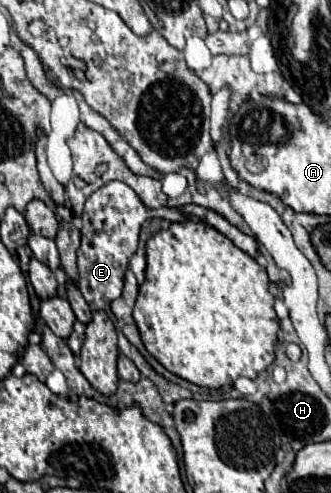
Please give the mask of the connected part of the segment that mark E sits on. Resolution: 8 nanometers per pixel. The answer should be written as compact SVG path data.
M109 182L97 192L93 192L83 210L83 228L81 228L81 248L77 250L77 266L79 266L79 292L87 300L93 312L105 310L111 300L119 298L123 290L123 274L129 268L129 258L137 250L139 228L145 220L153 216L173 218L171 222L179 222L179 210L163 208L163 210L147 210L135 192L125 182Z

